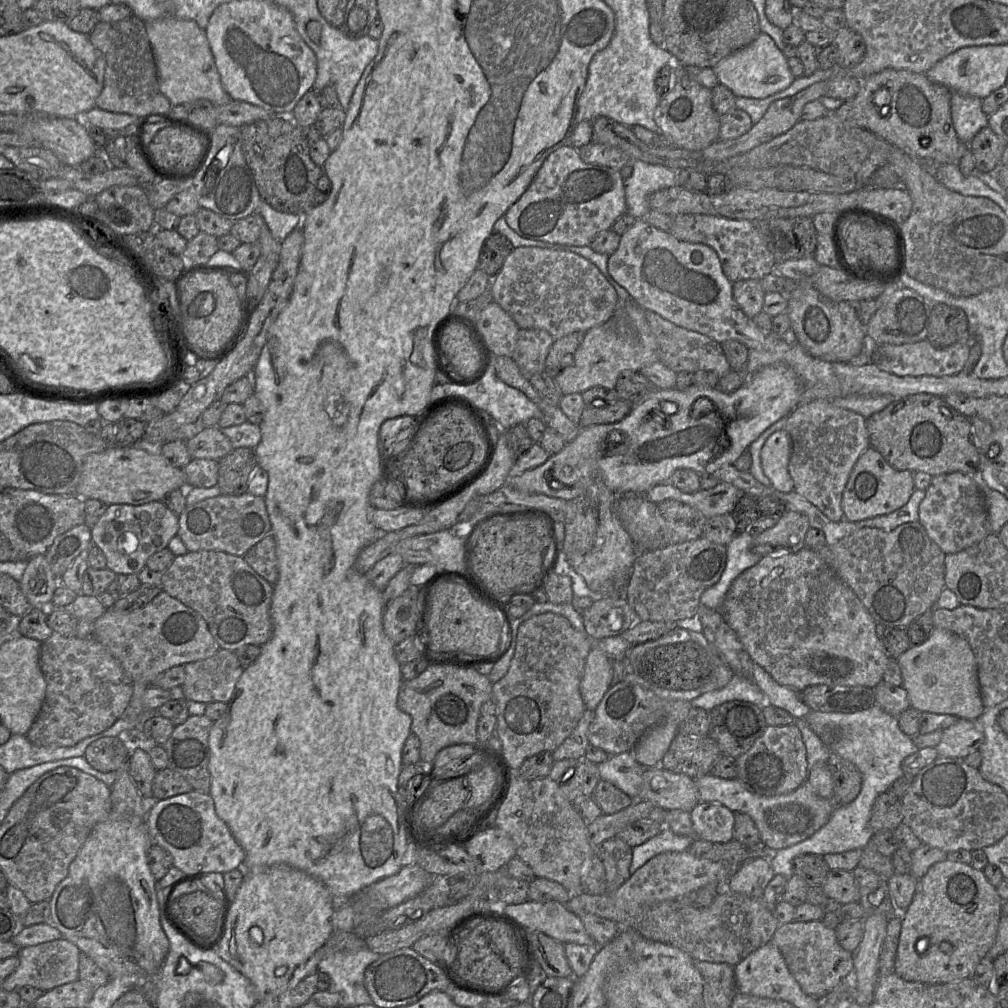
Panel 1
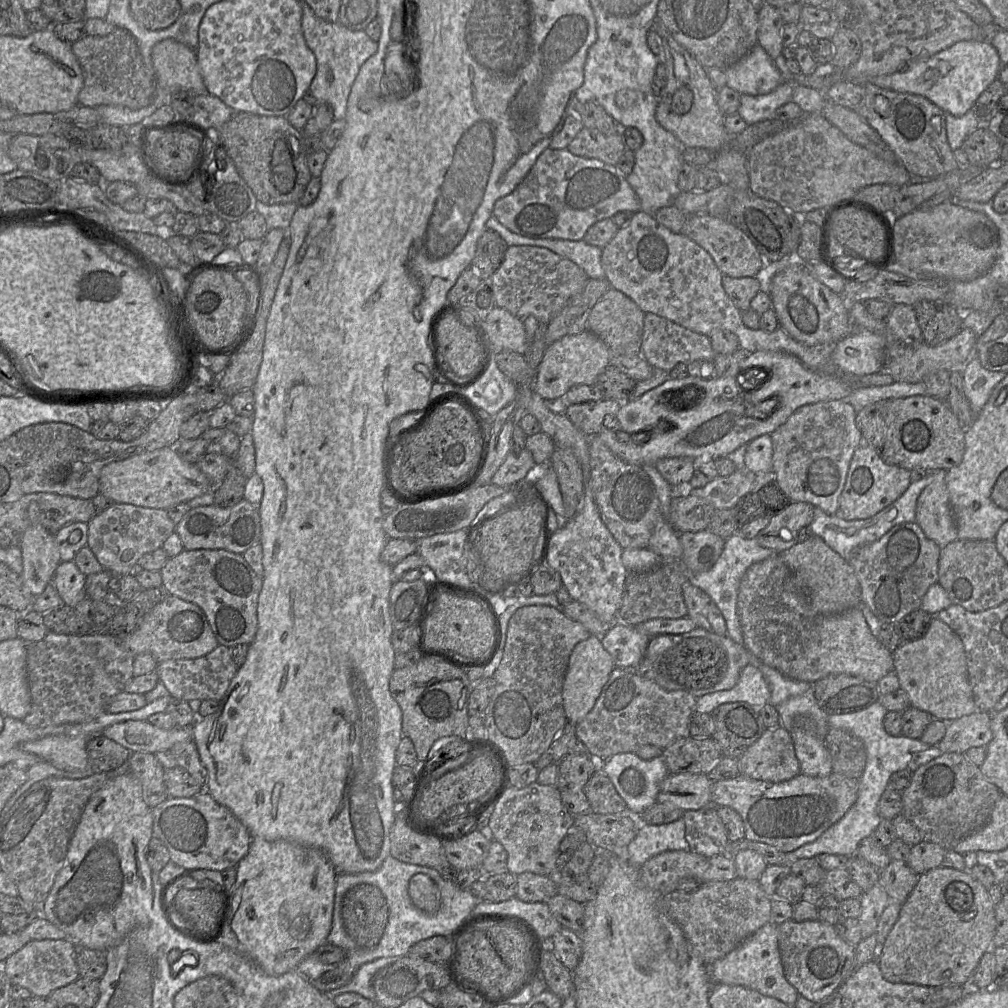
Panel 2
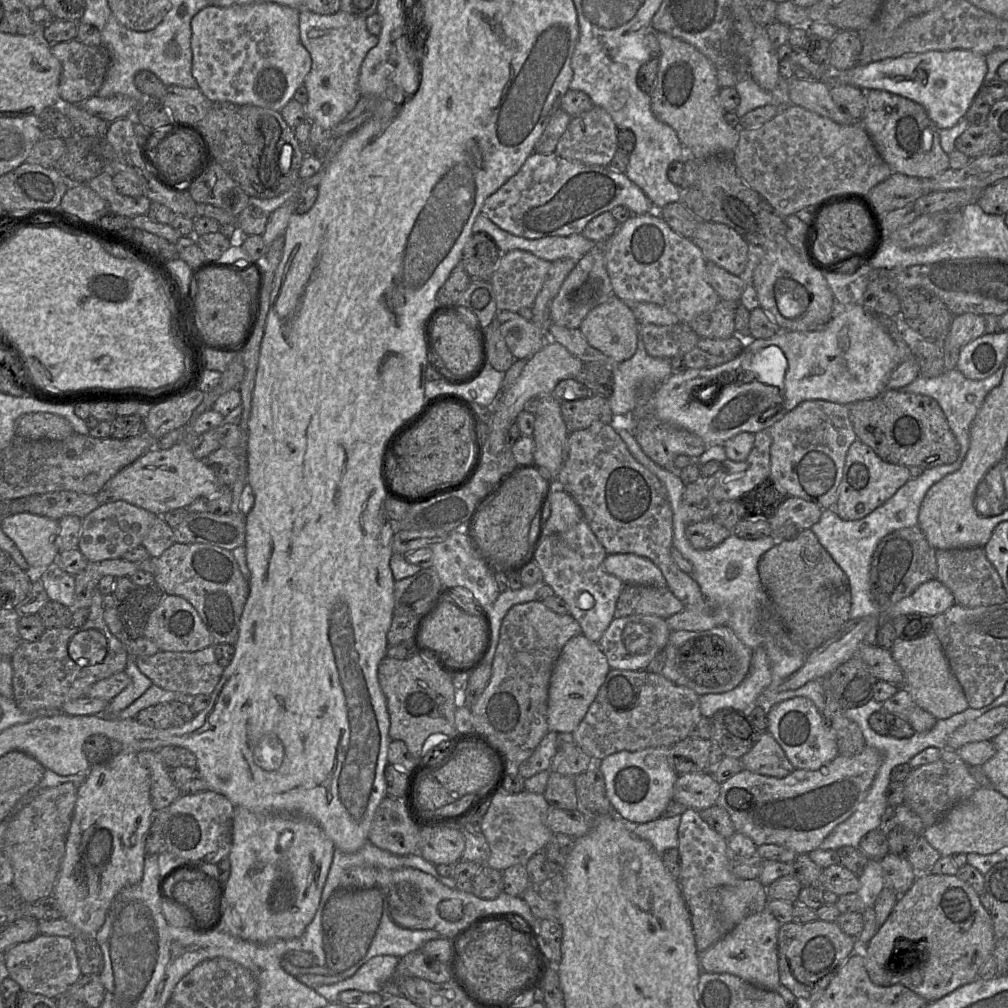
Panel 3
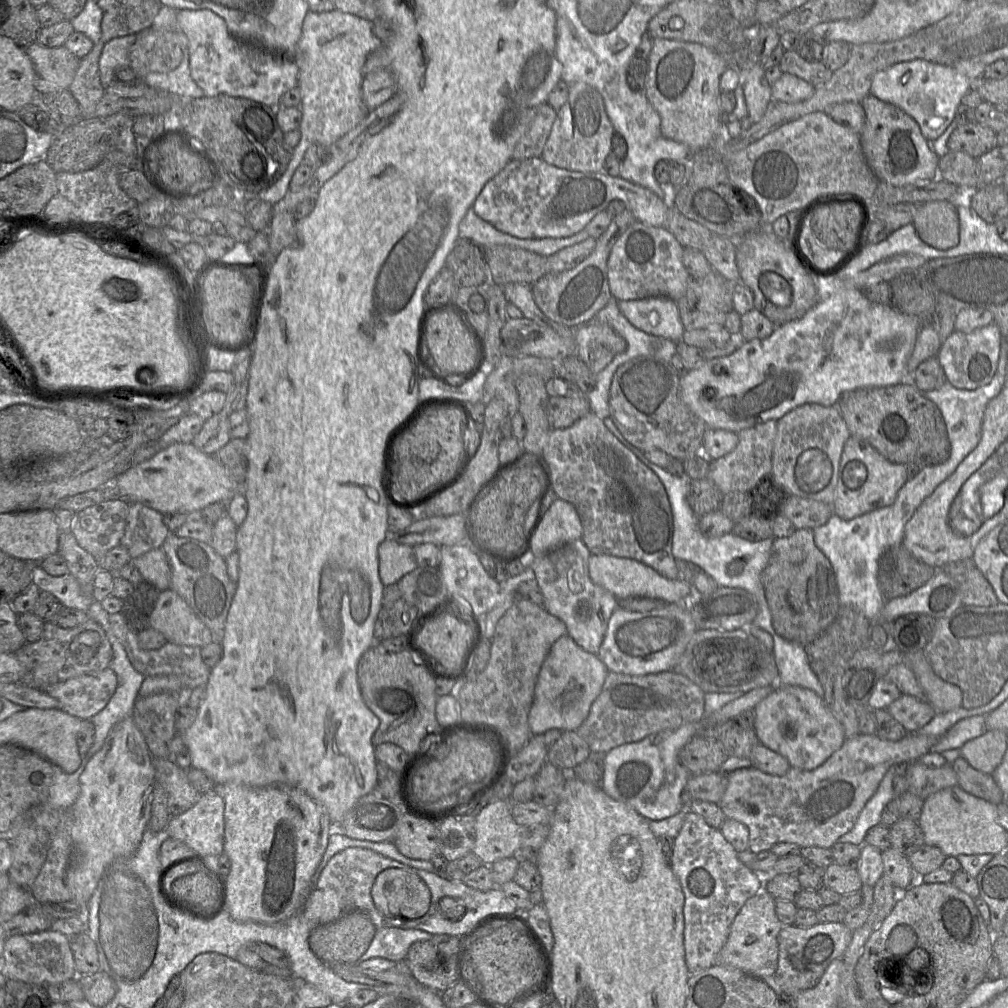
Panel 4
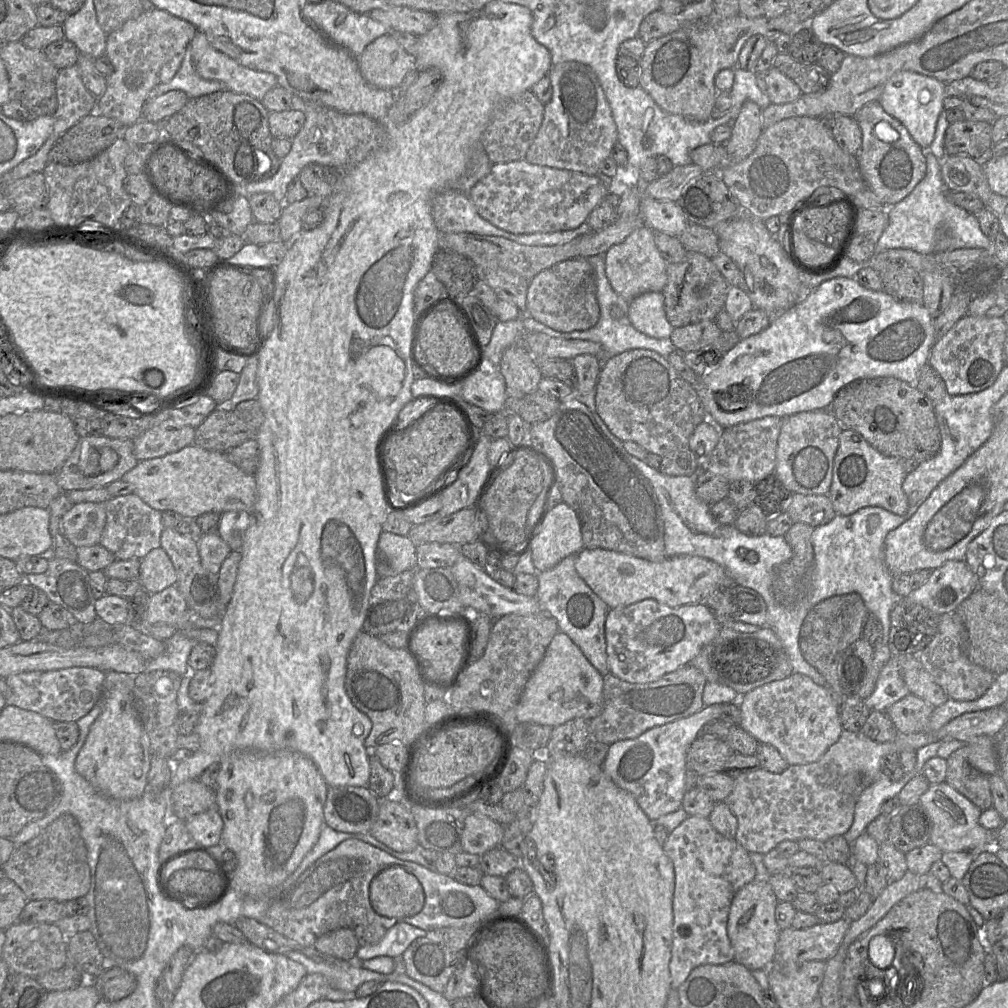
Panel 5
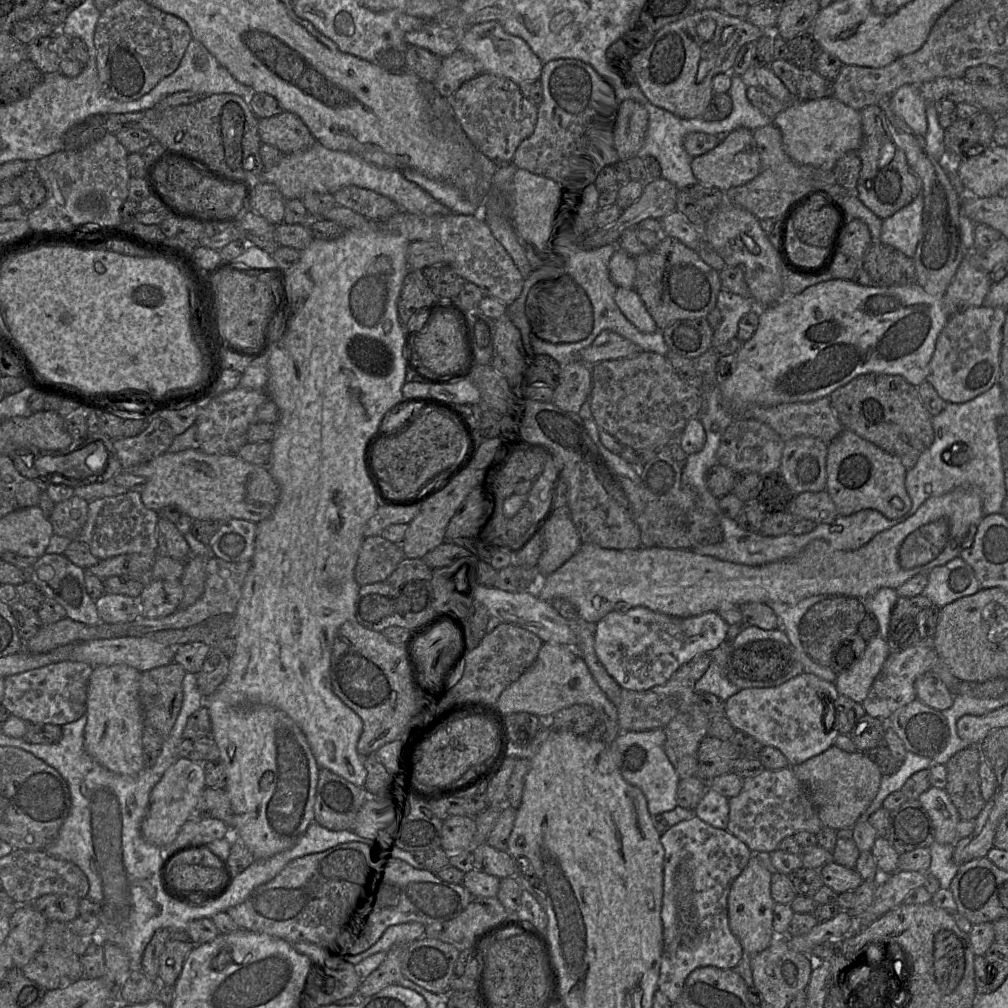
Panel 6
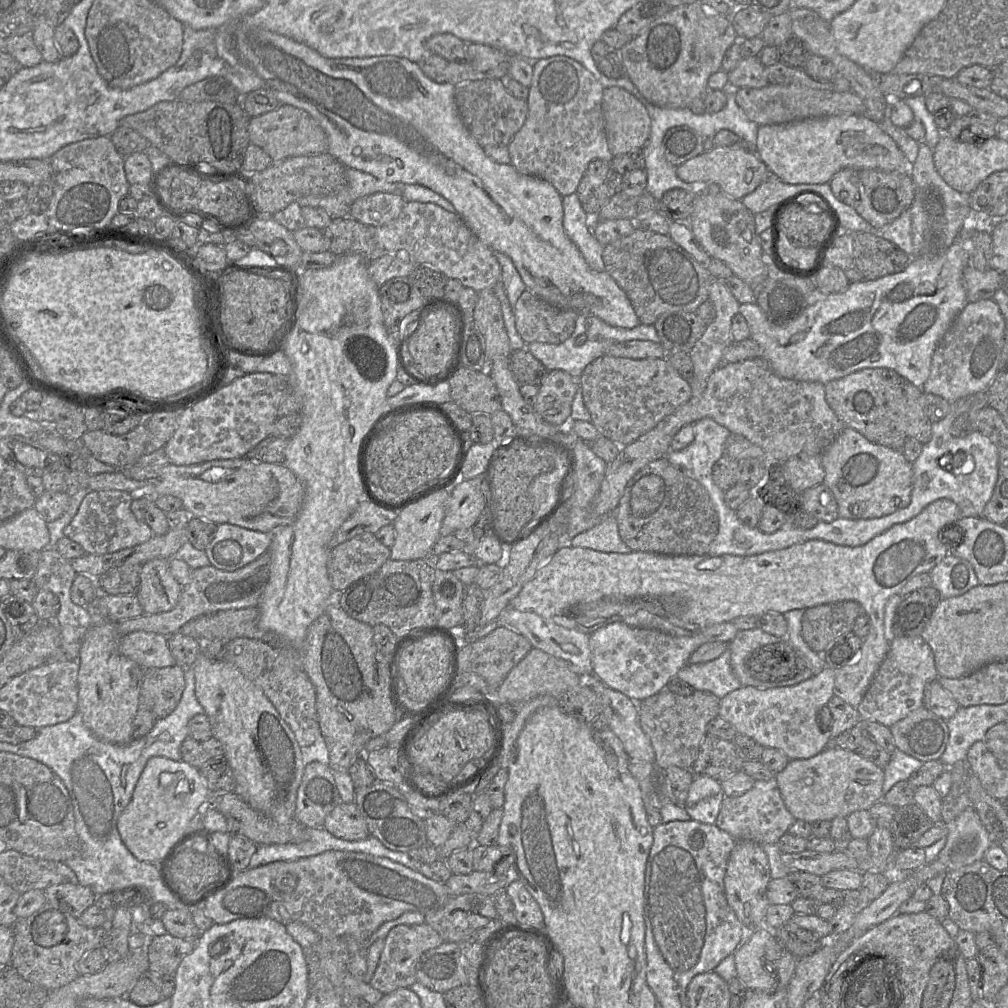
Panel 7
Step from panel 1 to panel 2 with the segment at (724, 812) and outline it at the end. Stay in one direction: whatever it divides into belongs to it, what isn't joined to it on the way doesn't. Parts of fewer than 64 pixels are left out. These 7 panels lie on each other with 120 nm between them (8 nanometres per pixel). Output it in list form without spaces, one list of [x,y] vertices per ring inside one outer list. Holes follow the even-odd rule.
[[[710,804],[698,810],[684,811],[682,817],[685,822],[685,838],[689,844],[689,851],[705,857],[713,857],[725,853],[729,841],[727,838],[725,827],[717,814],[716,810],[717,807],[727,807],[727,806],[715,806]]]

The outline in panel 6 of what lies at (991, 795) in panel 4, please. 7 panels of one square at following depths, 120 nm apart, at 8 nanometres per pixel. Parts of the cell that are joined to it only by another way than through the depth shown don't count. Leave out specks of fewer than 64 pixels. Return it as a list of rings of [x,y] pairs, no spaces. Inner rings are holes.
[[[971,745],[955,753],[945,764],[946,792],[961,820],[975,819],[985,805],[980,791],[979,745]]]

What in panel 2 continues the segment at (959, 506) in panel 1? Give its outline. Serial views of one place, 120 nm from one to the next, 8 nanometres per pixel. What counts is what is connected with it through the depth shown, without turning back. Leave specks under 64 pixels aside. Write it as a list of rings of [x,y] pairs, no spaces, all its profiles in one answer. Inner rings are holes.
[[[947,470],[933,472],[932,482],[922,491],[916,506],[916,522],[927,538],[944,547],[958,539],[949,494],[945,483]]]

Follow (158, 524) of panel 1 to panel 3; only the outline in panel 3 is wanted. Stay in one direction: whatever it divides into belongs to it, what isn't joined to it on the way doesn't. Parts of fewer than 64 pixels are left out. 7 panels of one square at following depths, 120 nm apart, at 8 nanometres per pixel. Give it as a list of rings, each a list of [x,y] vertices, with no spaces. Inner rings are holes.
[[[123,500],[99,505],[81,519],[81,534],[77,549],[89,562],[100,563],[108,559],[121,559],[126,552],[141,546],[156,517],[154,513]]]

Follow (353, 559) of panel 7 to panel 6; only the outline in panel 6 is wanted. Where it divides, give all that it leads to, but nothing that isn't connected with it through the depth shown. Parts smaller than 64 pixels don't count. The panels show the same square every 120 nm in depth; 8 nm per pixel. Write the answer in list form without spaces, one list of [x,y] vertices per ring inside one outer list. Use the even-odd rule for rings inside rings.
[[[380,535],[366,537],[358,553],[355,580],[360,586],[383,581],[404,558],[401,544],[390,542]]]

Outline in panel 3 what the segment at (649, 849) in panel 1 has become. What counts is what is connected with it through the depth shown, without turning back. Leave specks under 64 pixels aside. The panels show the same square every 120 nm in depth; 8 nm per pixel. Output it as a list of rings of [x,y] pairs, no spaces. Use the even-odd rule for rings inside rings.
[[[681,815],[659,817],[655,820],[630,825],[633,833],[639,838],[648,841],[659,854],[666,850],[678,847],[678,828]]]

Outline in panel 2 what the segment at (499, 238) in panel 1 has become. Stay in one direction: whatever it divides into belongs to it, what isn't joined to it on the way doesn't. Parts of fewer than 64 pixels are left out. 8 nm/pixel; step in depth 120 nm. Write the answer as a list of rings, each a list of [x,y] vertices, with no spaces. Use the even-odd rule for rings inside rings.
[[[486,229],[483,232],[478,239],[475,256],[470,265],[477,271],[481,281],[490,280],[500,267],[508,247],[496,231]]]

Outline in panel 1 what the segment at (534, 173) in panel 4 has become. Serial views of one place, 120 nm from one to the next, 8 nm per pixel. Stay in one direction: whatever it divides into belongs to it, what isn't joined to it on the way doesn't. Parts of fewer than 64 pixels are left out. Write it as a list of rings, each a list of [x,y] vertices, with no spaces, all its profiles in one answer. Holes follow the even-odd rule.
[[[567,145],[545,159],[528,189],[509,207],[504,216],[510,228],[521,237],[552,244],[590,246],[598,233],[611,229],[626,211],[624,179],[620,172],[607,166],[584,162],[578,149]]]

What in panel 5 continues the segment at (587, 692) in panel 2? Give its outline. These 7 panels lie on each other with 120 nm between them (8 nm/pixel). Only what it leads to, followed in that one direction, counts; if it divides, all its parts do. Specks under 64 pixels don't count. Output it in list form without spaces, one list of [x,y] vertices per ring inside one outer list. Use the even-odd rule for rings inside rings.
[[[559,631],[545,655],[528,679],[516,707],[518,722],[532,722],[552,727],[574,718],[592,719],[603,708],[603,676],[584,656],[571,638]]]

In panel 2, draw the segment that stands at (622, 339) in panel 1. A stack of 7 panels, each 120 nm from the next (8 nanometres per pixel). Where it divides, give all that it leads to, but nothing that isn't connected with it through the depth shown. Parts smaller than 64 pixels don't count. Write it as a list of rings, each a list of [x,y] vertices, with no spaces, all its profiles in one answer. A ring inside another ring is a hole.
[[[585,330],[574,335],[566,335],[548,345],[536,369],[533,391],[543,399],[563,397],[575,385],[595,385],[597,376],[609,365],[611,351],[592,332]]]

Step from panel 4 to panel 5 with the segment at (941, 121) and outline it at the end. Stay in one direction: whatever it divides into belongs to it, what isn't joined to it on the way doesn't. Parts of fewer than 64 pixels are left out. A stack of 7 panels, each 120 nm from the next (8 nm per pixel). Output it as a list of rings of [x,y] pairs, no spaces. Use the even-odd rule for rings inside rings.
[[[899,71],[887,81],[878,101],[889,115],[906,127],[913,140],[925,148],[933,141],[938,117],[944,110],[945,87],[945,83],[935,78],[912,71]]]

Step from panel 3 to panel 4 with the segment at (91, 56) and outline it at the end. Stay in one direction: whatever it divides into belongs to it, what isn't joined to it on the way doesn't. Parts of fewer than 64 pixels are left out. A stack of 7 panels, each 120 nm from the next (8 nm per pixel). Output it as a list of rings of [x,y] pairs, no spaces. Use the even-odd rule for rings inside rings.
[[[36,42],[23,47],[33,63],[37,94],[67,90],[81,59],[64,46],[47,47]]]

